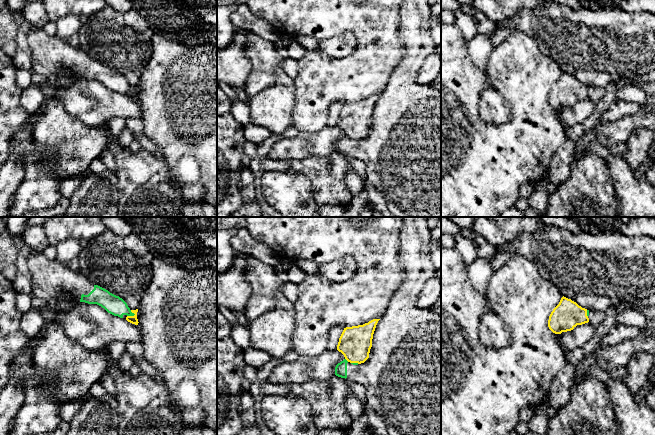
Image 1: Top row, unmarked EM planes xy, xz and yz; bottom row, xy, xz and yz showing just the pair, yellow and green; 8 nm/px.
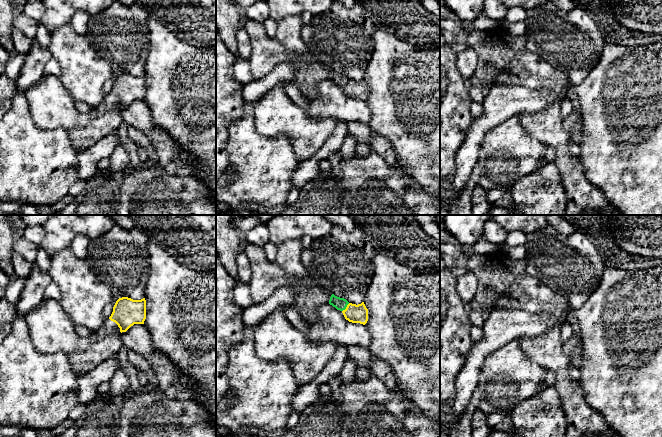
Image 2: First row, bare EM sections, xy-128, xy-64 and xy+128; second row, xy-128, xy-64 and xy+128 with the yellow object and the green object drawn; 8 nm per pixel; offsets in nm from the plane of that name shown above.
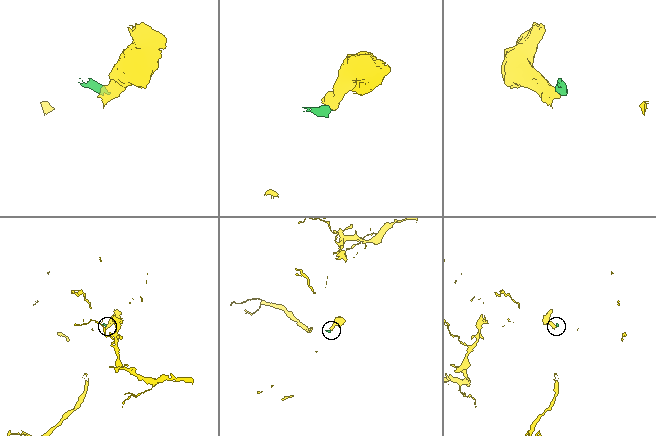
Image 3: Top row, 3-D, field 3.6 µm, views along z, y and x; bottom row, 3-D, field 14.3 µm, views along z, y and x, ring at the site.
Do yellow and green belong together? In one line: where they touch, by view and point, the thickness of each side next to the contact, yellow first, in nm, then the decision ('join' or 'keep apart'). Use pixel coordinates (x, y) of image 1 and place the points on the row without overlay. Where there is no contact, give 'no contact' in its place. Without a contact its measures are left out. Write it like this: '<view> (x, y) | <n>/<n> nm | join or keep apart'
xy (131, 92) | 60/150 nm | keep apart

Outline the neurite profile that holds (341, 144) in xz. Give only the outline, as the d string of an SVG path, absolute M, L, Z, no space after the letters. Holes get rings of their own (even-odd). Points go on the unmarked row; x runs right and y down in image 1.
M403 0L399 39L404 45L405 55L376 101L369 134L361 140L344 135L335 143L336 152L365 163L366 182L383 197L395 217L441 217L441 92L431 85L423 86L415 81L424 60L438 47L430 33L430 18L431 5L427 0Z

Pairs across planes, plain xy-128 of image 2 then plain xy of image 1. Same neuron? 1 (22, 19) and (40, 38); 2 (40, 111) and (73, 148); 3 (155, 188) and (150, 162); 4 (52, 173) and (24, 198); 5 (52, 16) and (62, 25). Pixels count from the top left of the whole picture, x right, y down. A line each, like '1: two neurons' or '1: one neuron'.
1: one neuron
2: one neuron
3: one neuron
4: one neuron
5: two neurons

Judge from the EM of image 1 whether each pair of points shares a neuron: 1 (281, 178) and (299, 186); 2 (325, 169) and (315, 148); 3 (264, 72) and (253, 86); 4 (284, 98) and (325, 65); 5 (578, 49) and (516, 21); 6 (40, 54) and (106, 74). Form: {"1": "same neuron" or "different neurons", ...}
{"1": "same neuron", "2": "different neurons", "3": "same neuron", "4": "different neurons", "5": "same neuron", "6": "same neuron"}

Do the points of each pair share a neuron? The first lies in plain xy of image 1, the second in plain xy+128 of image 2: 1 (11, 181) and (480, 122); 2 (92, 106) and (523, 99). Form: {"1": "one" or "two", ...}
{"1": "one", "2": "one"}

